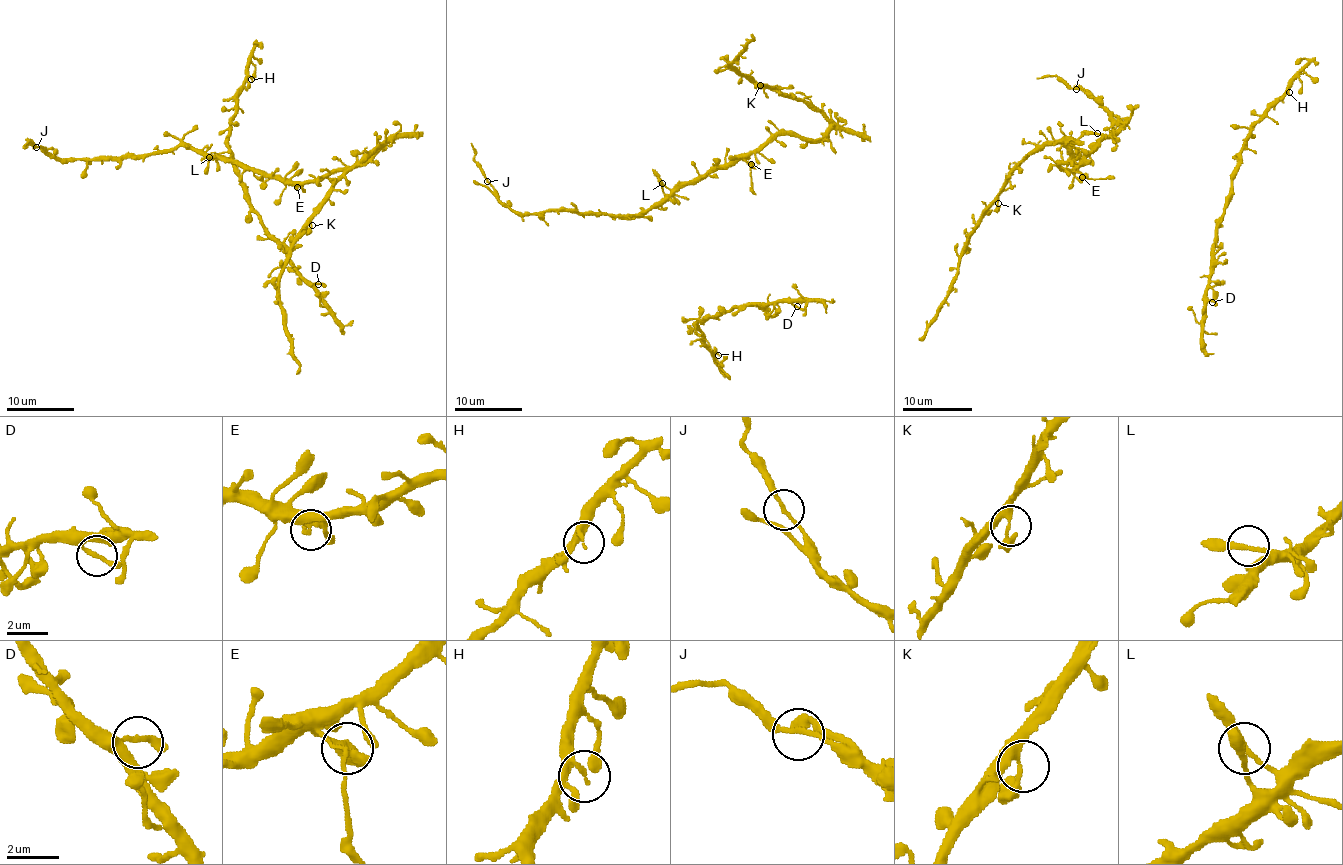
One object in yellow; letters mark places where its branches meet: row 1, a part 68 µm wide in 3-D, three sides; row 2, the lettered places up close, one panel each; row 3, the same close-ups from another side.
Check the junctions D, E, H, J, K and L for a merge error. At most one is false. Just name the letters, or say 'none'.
E

